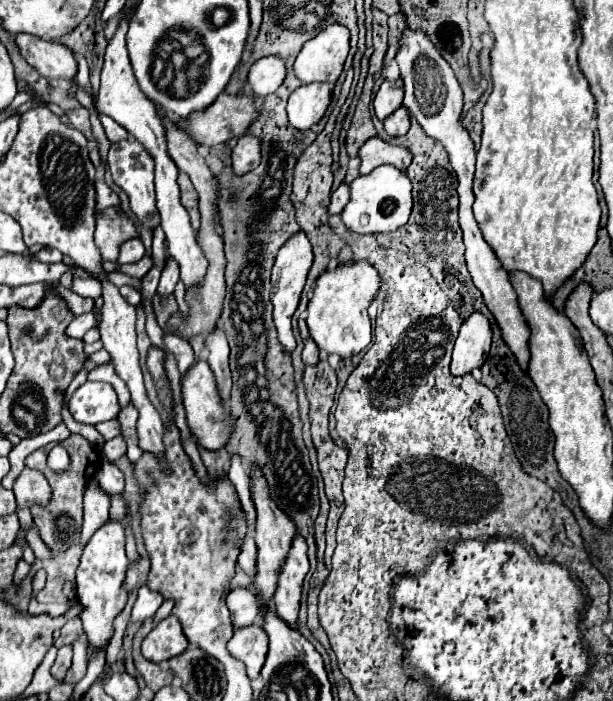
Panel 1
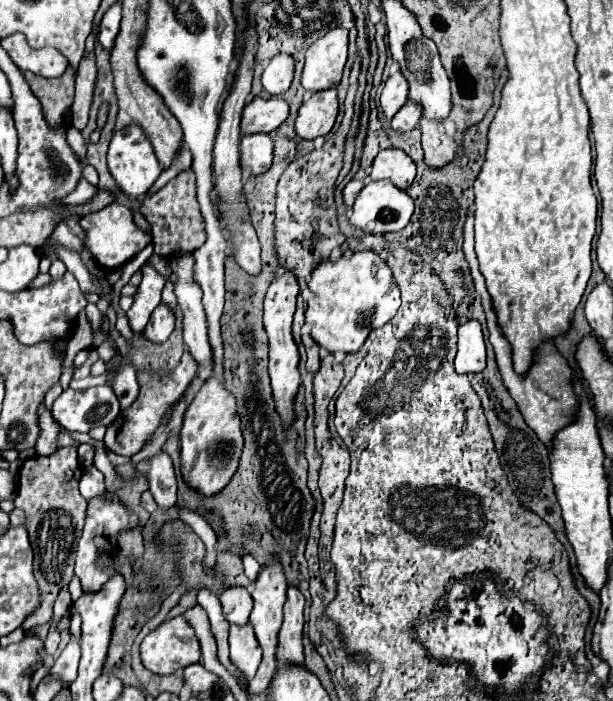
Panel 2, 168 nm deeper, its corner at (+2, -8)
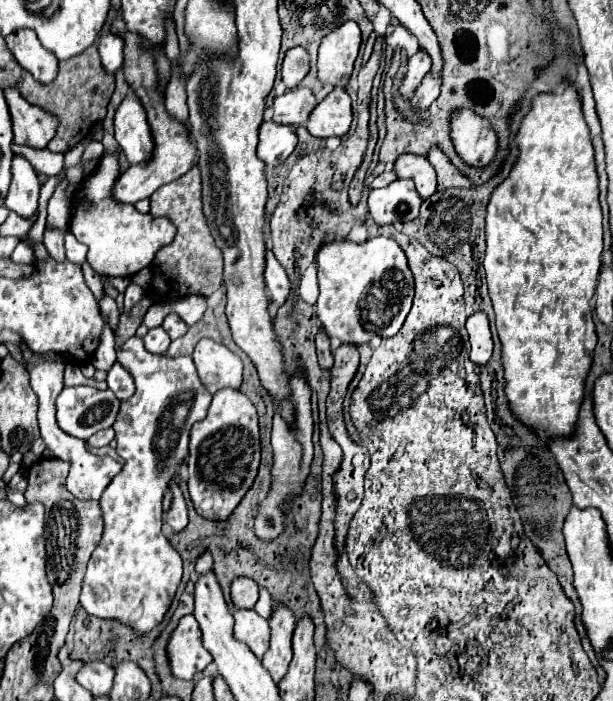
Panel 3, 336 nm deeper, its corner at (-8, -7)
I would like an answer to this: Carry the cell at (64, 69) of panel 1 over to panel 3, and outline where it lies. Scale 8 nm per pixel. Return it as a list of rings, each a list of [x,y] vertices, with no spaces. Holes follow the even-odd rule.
[[[20,29],[6,37],[6,45],[16,61],[28,69],[40,83],[52,83],[58,75],[58,59],[46,51],[32,29]]]

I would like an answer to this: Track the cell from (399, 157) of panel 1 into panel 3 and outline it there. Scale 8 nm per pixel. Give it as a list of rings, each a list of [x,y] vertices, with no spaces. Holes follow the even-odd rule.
[[[400,155],[394,163],[394,173],[398,179],[412,179],[422,199],[428,199],[436,191],[436,173],[422,155]]]

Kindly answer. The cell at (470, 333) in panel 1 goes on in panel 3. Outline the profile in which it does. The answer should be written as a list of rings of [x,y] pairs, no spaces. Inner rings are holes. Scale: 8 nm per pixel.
[[[478,311],[478,313],[470,315],[468,321],[466,321],[466,329],[468,329],[468,335],[470,335],[470,345],[472,345],[470,361],[474,365],[486,365],[490,361],[492,349],[494,349],[490,323],[488,323],[486,313]]]

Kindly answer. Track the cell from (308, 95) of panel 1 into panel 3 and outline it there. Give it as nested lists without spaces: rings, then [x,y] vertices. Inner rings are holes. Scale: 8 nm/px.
[[[338,87],[330,91],[310,113],[306,121],[306,129],[320,139],[326,137],[342,137],[348,133],[352,123],[352,105],[350,105],[350,95]]]

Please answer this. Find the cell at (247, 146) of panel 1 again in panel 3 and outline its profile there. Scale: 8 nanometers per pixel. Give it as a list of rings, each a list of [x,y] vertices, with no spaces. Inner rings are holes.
[[[264,121],[260,125],[260,143],[258,143],[258,157],[268,167],[282,165],[288,155],[296,147],[296,133],[292,127],[284,127],[280,123]]]

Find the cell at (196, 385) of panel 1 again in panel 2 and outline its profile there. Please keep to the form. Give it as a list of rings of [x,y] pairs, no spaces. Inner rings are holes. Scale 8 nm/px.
[[[212,376],[184,414],[184,426],[180,434],[180,472],[184,482],[200,492],[202,496],[216,496],[230,484],[234,472],[238,470],[238,460],[242,454],[242,430],[240,430],[240,416],[236,414],[236,400],[224,388],[224,384]]]

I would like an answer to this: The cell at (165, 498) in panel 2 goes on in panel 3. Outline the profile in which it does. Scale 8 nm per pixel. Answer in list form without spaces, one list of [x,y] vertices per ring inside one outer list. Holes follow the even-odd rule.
[[[176,479],[170,481],[170,491],[172,491],[172,507],[166,515],[166,523],[172,527],[172,531],[182,531],[188,523],[188,513],[186,513],[184,495],[182,495],[180,485],[178,485]]]

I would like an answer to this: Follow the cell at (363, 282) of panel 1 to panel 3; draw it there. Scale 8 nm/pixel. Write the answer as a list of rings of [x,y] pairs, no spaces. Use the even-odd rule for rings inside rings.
[[[372,237],[364,243],[332,241],[320,247],[318,255],[318,285],[320,295],[316,313],[324,331],[342,343],[368,343],[382,327],[390,325],[400,315],[400,327],[410,311],[414,297],[414,277],[408,269],[406,255],[390,237]]]

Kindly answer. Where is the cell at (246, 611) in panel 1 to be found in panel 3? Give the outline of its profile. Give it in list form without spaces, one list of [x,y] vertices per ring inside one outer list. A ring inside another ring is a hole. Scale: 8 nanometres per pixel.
[[[238,577],[232,583],[232,603],[238,609],[252,609],[258,601],[258,585],[248,577]]]

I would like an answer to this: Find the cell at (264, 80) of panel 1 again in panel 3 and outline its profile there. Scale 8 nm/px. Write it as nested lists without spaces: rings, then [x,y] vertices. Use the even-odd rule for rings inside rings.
[[[292,47],[282,61],[282,81],[288,89],[300,85],[308,73],[308,51],[304,47]]]

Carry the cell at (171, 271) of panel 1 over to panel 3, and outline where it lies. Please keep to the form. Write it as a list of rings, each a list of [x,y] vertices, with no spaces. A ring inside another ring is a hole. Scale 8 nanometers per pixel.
[[[154,327],[144,335],[144,345],[148,351],[152,351],[156,355],[164,355],[170,345],[170,335],[162,327]]]

